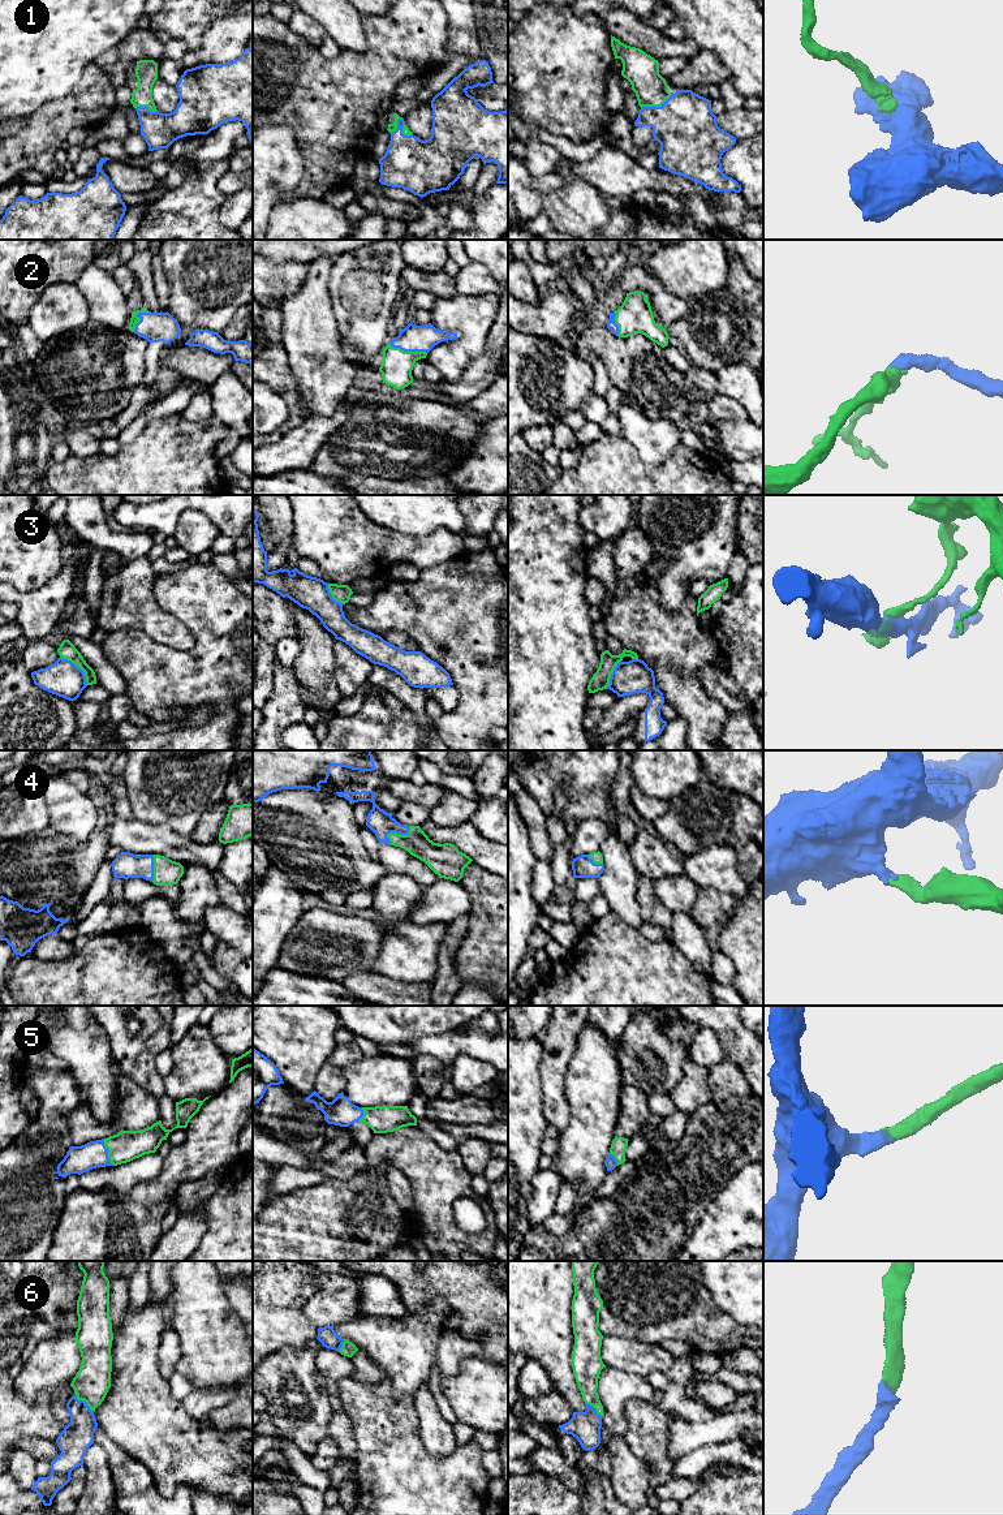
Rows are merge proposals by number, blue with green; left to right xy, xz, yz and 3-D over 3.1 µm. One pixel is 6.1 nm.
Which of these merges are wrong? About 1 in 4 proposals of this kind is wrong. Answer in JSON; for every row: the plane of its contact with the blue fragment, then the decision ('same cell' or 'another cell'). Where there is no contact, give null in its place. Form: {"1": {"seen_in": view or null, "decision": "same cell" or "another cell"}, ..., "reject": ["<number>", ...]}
{"1": {"seen_in": "yz", "decision": "same cell"}, "2": {"seen_in": "xz", "decision": "same cell"}, "3": {"seen_in": "xy", "decision": "another cell"}, "4": {"seen_in": "xz", "decision": "same cell"}, "5": {"seen_in": "xy", "decision": "same cell"}, "6": {"seen_in": "xy", "decision": "same cell"}, "reject": ["3"]}

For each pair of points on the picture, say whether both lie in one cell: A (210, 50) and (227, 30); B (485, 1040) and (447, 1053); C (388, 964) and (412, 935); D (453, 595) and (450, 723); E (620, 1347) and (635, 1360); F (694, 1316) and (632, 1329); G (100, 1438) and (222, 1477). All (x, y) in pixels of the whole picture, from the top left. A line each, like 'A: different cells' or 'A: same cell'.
A: same cell
B: same cell
C: same cell
D: same cell
E: same cell
F: same cell
G: different cells

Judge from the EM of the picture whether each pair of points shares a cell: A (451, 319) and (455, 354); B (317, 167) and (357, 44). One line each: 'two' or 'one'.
A: one
B: two

